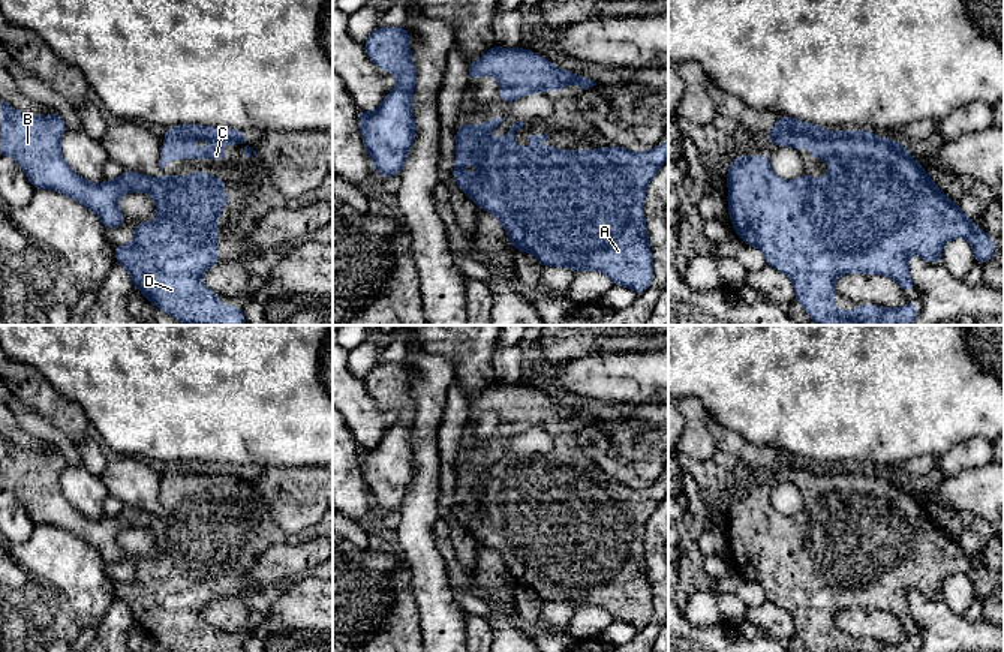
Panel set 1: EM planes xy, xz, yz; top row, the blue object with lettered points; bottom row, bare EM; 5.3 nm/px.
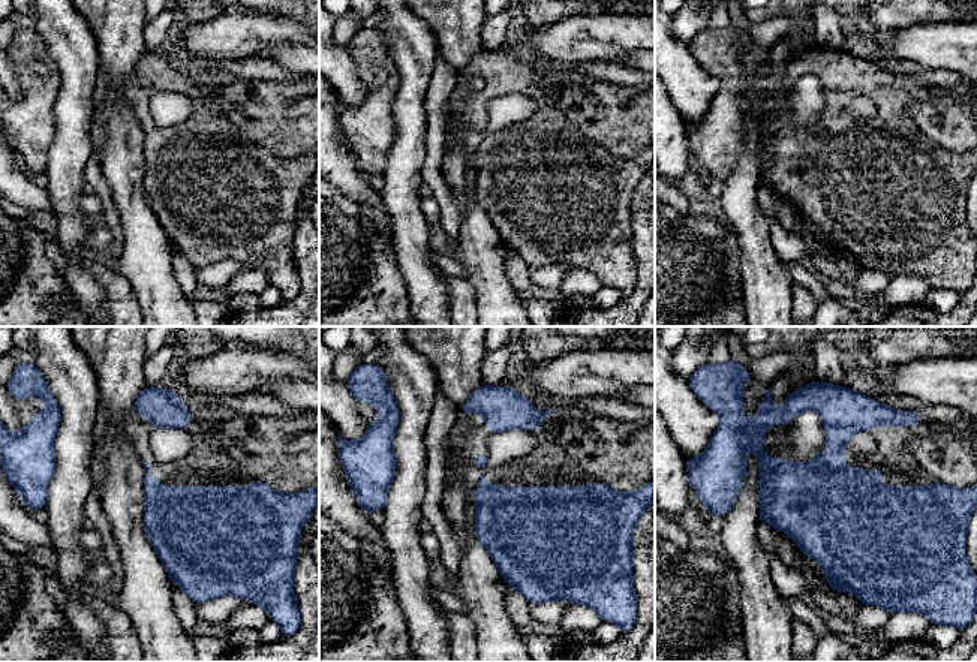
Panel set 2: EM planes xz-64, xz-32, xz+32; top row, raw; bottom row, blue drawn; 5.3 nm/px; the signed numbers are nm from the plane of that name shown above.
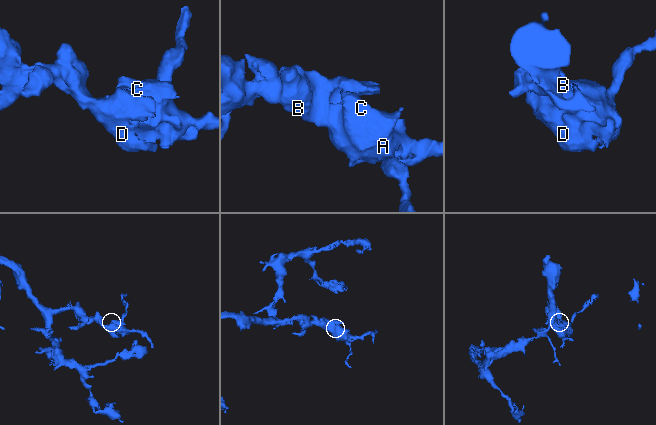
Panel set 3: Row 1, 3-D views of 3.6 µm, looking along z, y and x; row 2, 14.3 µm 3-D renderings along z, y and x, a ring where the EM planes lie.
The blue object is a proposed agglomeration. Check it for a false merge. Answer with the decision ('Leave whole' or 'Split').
Leave whole

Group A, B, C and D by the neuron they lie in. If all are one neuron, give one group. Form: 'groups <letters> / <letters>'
groups A B C D

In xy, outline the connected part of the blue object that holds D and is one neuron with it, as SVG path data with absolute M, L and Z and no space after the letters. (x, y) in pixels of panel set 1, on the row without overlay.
M0 436L0 490L10 492L24 505L34 525L52 525L73 534L88 546L94 547L106 565L126 559L124 552L117 543L117 535L127 528L148 528L156 538L159 553L154 558L135 561L132 580L115 582L115 597L130 610L133 621L159 645L171 652L244 652L240 643L222 642L219 633L201 619L201 610L219 598L219 544L229 541L225 531L223 513L217 516L213 510L204 511L201 507L190 508L181 516L175 510L165 514L147 513L138 508L124 507L115 517L93 520L76 511L64 498L60 486L60 474L66 466L66 459L58 448L48 453L27 451L15 447Z

